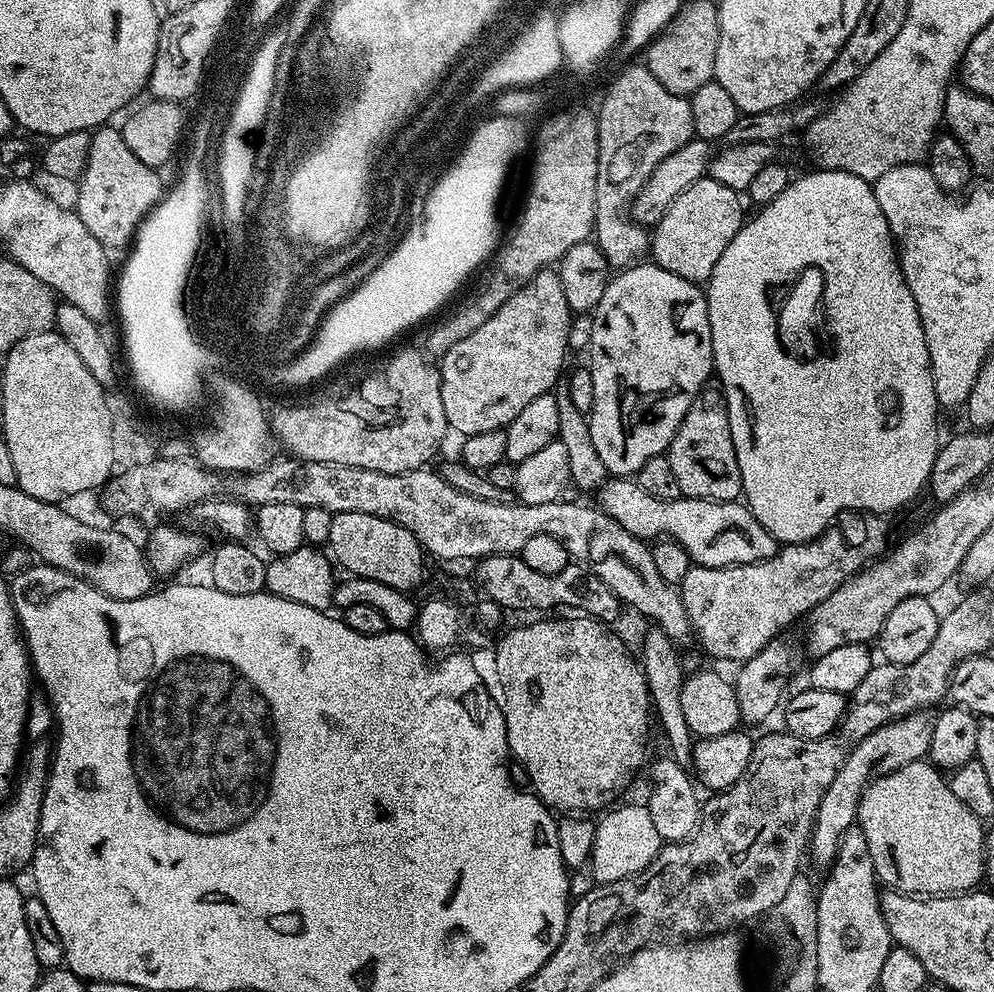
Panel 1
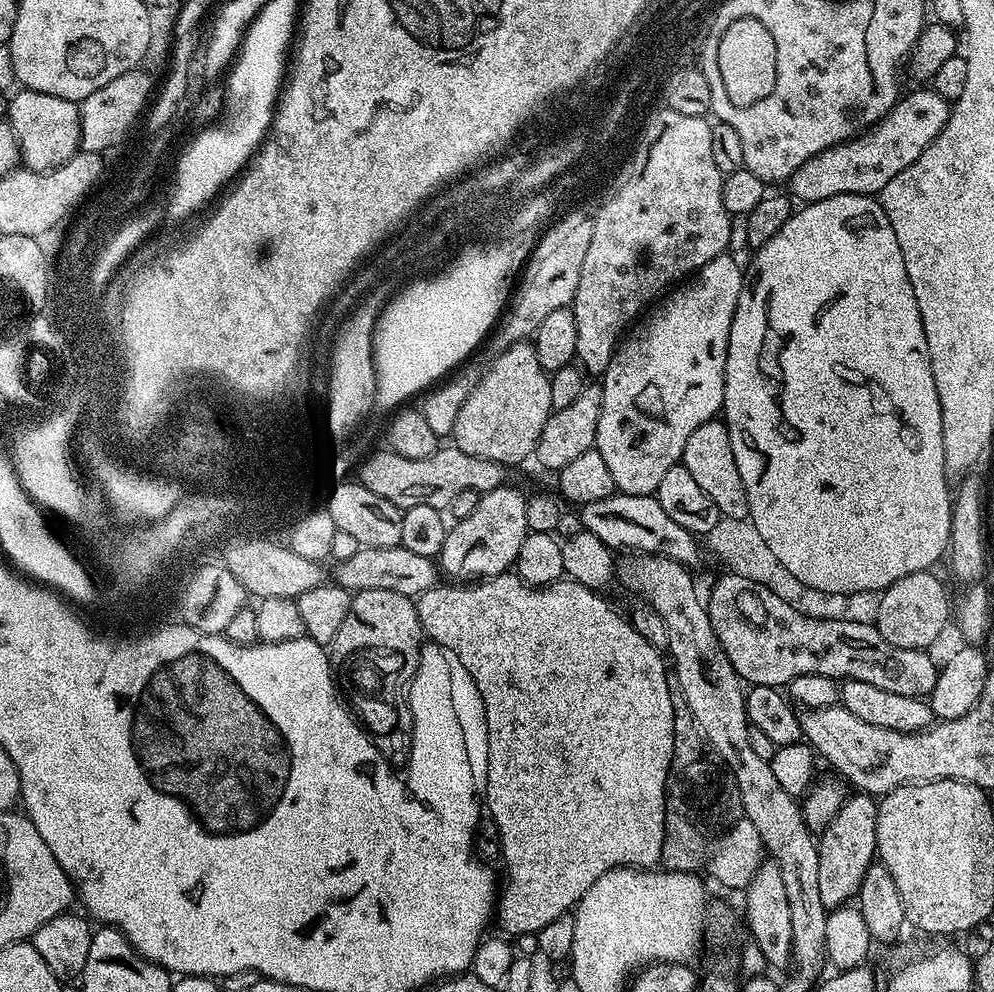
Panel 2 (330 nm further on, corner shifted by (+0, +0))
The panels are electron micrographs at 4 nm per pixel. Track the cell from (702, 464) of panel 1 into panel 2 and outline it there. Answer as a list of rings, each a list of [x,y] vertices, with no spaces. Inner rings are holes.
[[[713,418],[698,426],[684,447],[682,463],[690,470],[690,478],[698,484],[702,494],[714,502],[725,521],[744,522],[749,519],[748,499],[742,486],[742,474],[738,474],[738,462],[734,462],[734,450],[730,446],[730,434],[723,419]]]

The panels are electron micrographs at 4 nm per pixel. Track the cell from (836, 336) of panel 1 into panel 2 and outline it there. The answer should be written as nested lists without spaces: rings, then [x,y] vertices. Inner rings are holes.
[[[850,195],[803,205],[793,211],[786,226],[782,226],[766,246],[755,249],[753,256],[756,257],[746,268],[744,289],[740,292],[734,322],[730,326],[722,409],[722,419],[734,450],[734,462],[738,462],[738,474],[742,474],[742,486],[746,490],[750,524],[786,570],[806,586],[826,594],[881,593],[898,582],[898,578],[906,578],[906,574],[935,569],[935,564],[945,559],[950,547],[954,492],[942,458],[942,410],[938,402],[938,386],[934,386],[926,330],[922,326],[922,314],[918,314],[914,286],[910,286],[906,274],[906,262],[902,262],[898,238],[894,238],[894,230],[890,230],[884,207],[879,199]]]

